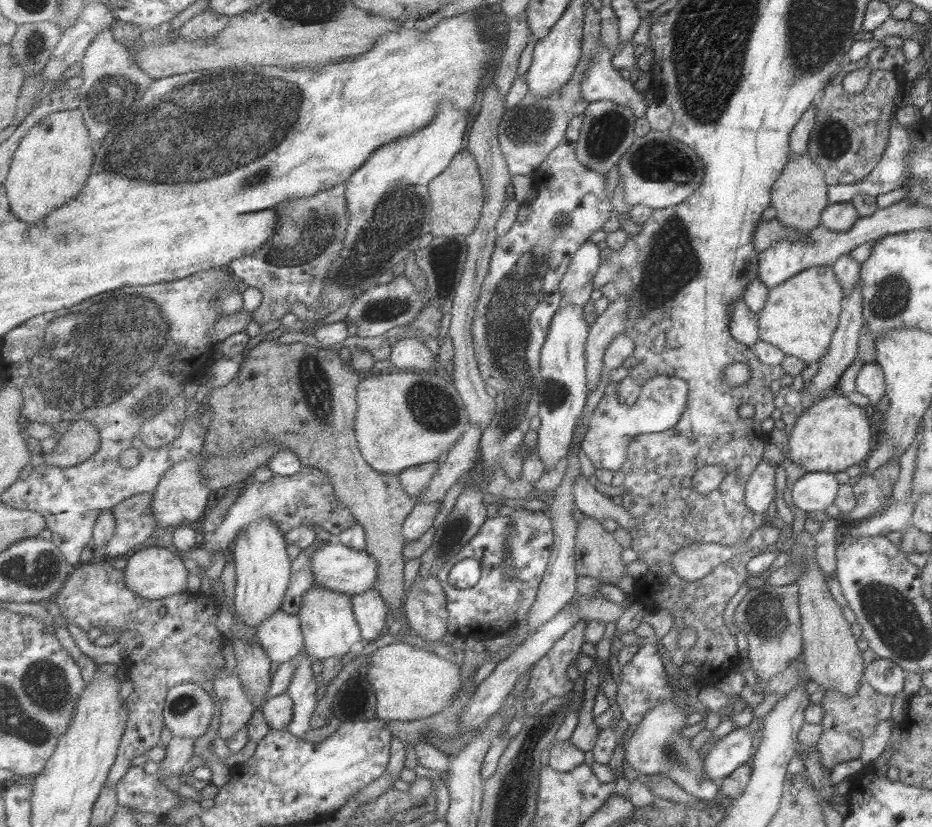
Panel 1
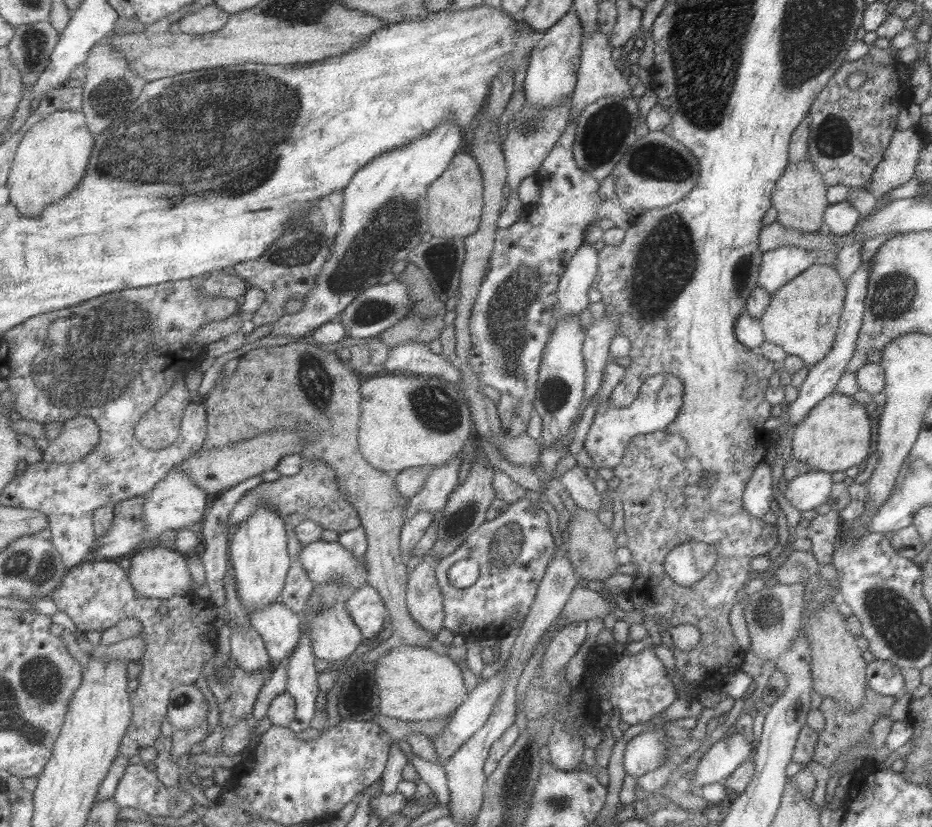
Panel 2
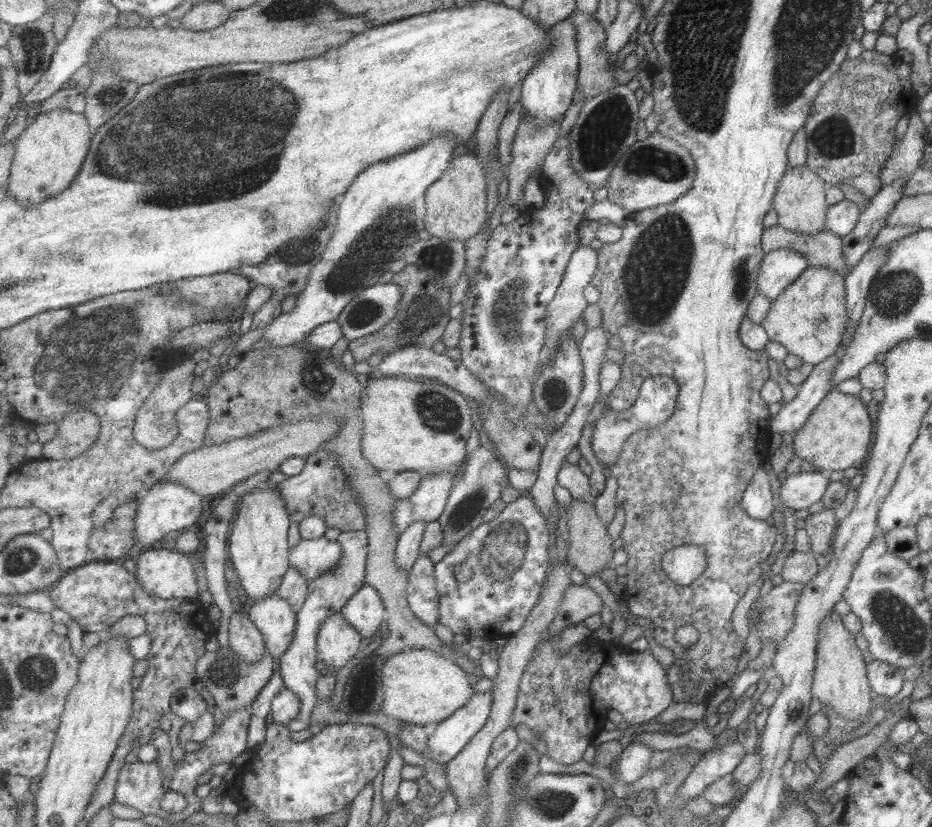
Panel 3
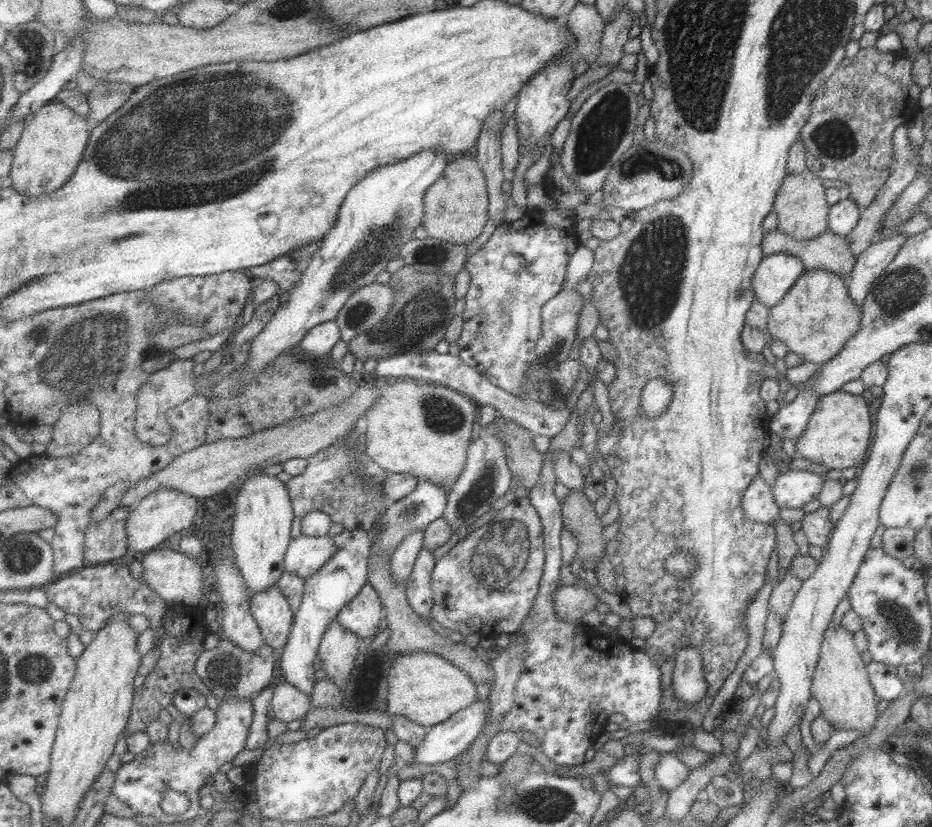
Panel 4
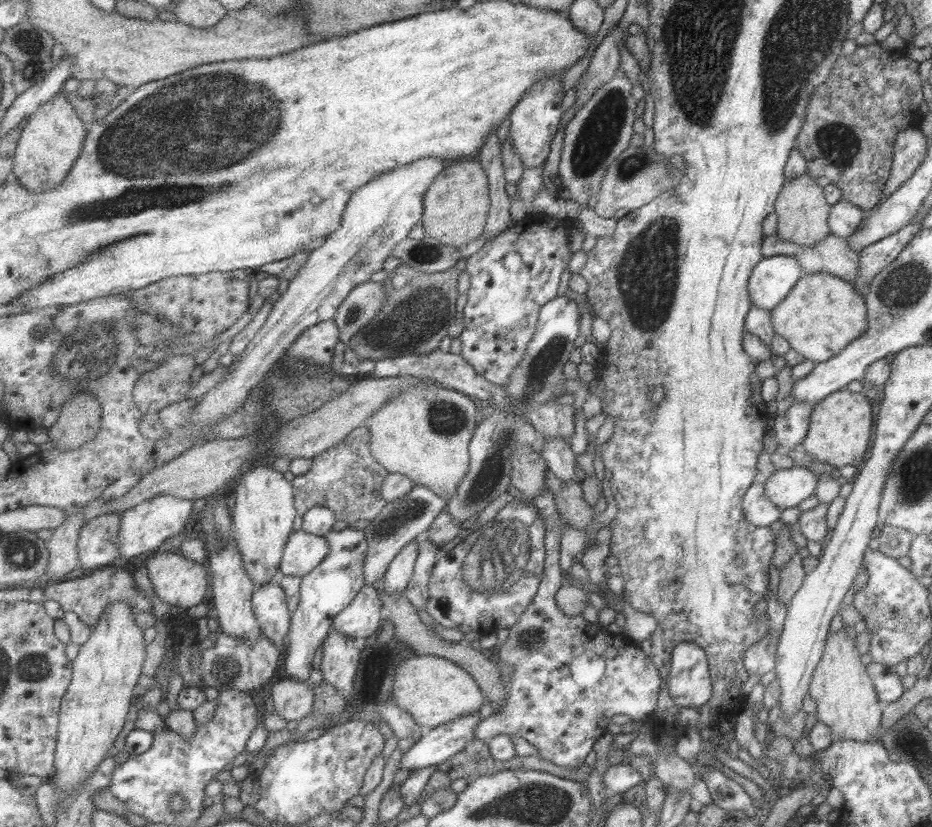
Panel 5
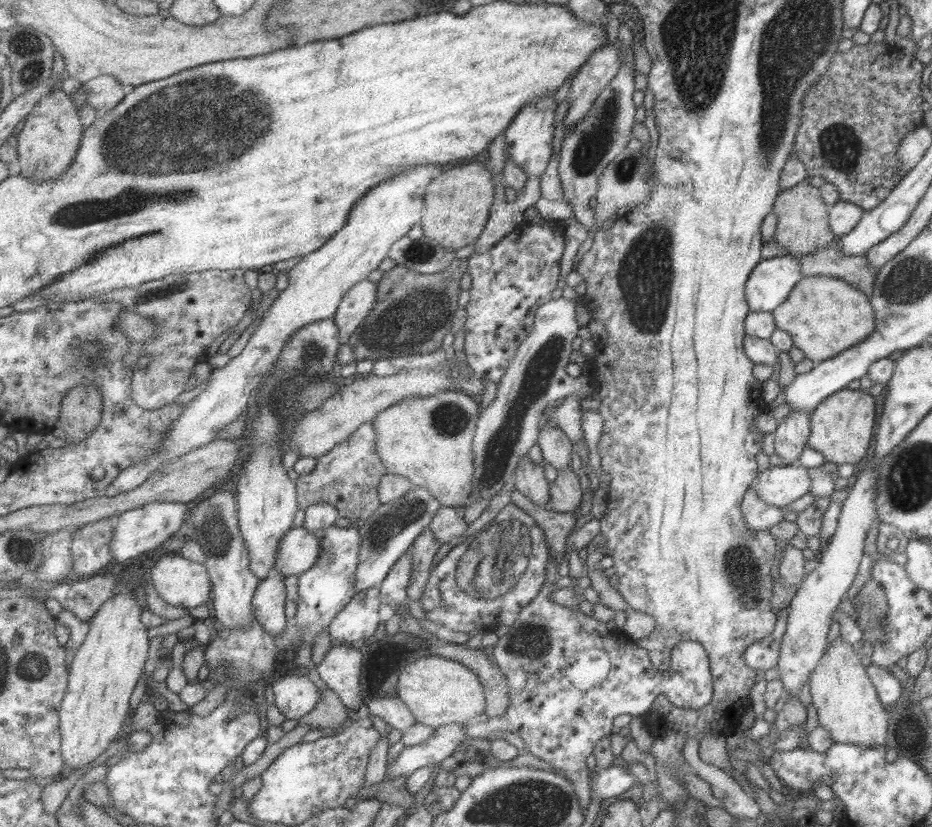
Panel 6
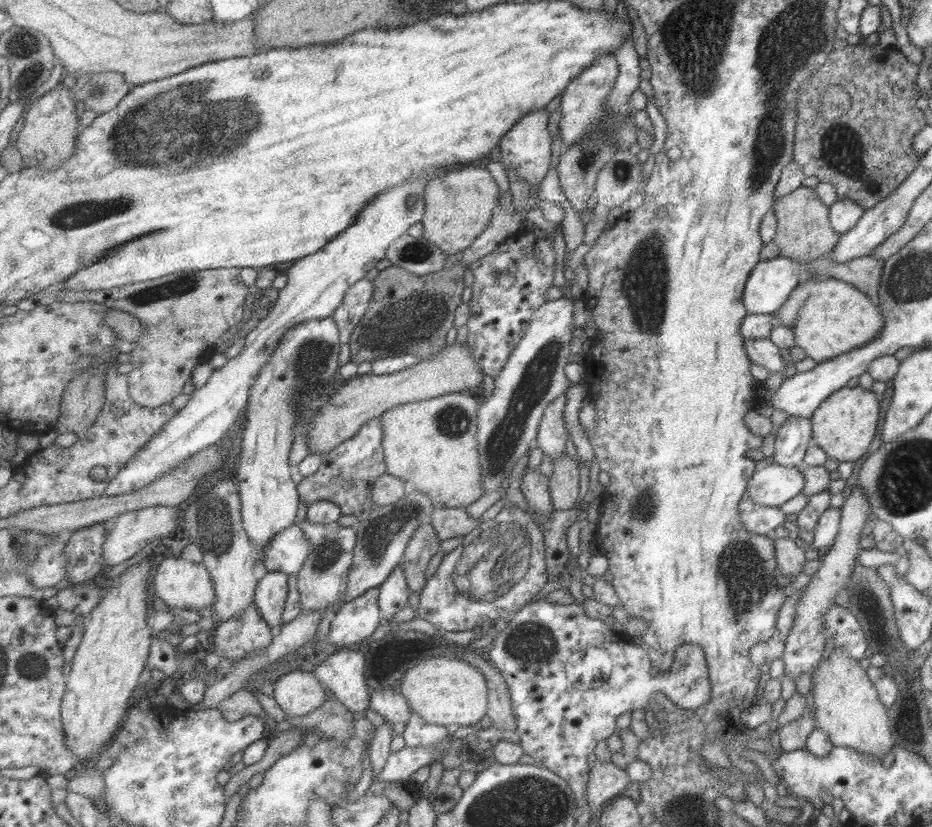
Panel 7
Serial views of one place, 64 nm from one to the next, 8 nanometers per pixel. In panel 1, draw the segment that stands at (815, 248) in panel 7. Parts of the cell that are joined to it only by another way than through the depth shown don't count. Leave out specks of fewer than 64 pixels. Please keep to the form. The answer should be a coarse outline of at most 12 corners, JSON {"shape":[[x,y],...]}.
{"shape":[[790,155],[770,188],[775,219],[803,233],[828,206],[823,171]]}

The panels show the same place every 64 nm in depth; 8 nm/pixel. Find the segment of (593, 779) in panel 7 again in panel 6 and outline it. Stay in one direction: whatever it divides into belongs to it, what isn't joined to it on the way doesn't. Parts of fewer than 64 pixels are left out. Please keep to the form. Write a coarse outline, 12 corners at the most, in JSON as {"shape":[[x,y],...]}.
{"shape":[[610,764],[595,774],[592,797],[612,801],[638,780]]}

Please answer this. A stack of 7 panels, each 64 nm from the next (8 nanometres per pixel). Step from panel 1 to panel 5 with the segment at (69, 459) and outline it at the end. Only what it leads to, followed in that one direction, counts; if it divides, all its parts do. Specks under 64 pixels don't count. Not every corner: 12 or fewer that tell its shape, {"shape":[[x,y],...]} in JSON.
{"shape":[[80,391],[50,427],[53,450],[79,450],[102,427],[104,408]]}

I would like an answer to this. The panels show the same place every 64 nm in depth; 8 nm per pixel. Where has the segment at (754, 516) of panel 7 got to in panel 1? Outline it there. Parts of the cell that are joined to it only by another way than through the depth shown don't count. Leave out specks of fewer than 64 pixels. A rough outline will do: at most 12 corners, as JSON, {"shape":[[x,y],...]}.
{"shape":[[761,459],[747,478],[752,513],[774,500],[775,466]]}

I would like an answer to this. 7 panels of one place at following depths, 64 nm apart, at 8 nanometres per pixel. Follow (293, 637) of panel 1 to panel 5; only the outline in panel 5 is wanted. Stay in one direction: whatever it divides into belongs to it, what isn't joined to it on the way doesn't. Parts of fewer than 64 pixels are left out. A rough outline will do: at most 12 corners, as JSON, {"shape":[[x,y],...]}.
{"shape":[[282,584],[256,590],[253,603],[263,635],[286,646],[292,613]]}

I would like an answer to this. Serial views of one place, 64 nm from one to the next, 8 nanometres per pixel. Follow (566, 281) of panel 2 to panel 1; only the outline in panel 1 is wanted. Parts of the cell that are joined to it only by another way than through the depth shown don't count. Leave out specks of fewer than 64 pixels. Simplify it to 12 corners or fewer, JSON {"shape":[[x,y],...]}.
{"shape":[[587,241],[562,280],[563,304],[585,306],[599,249]]}

